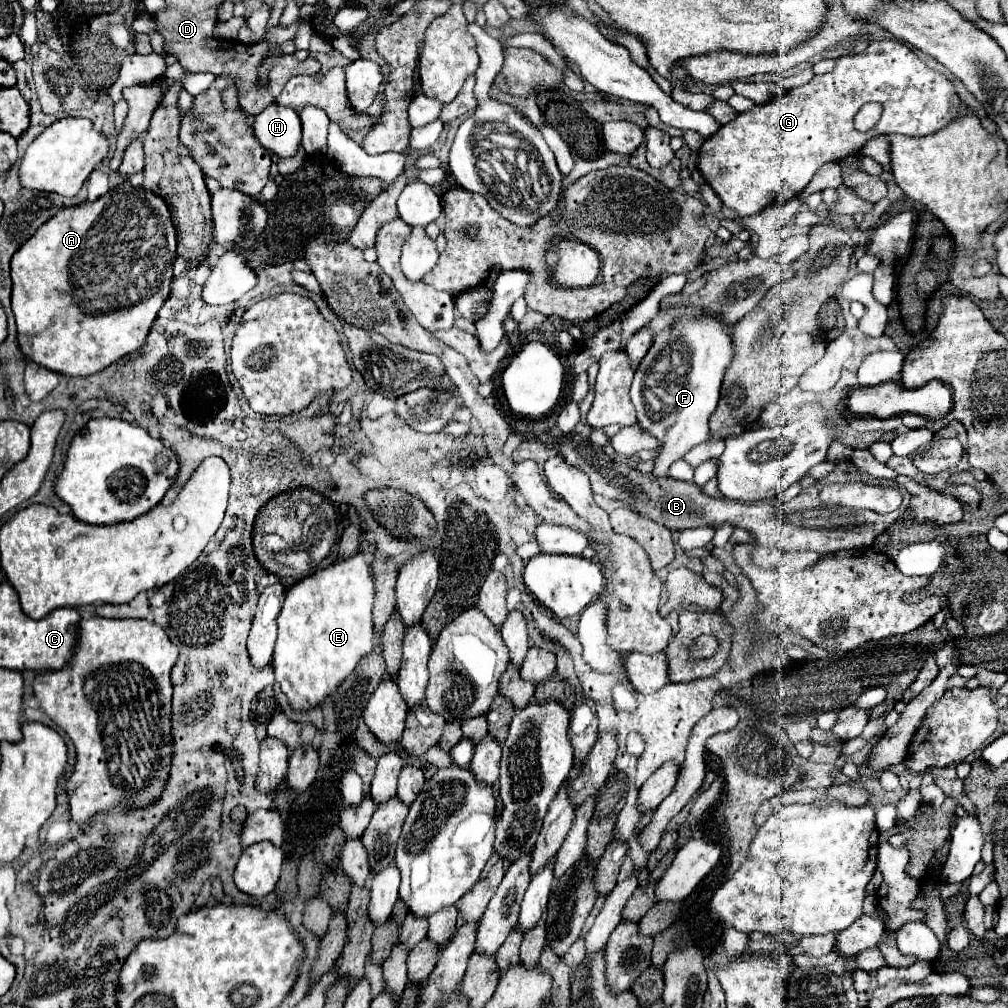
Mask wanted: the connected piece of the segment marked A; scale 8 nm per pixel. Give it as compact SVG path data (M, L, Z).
M123 183L123 187L111 189L97 201L85 201L83 205L65 207L65 209L61 209L61 213L55 213L55 217L51 217L51 221L43 223L37 229L37 233L15 251L15 255L11 259L11 279L13 279L11 305L13 305L15 321L17 321L17 335L19 335L17 341L19 341L21 353L29 361L33 361L49 371L77 377L77 375L93 375L99 369L105 369L107 365L119 361L121 357L137 351L147 341L149 329L151 329L159 309L163 307L165 299L169 297L169 289L171 289L169 285L173 279L173 261L177 257L175 249L177 249L177 231L171 221L171 211L169 211L167 203L163 201L163 197L159 197L143 187L129 191L129 183Z

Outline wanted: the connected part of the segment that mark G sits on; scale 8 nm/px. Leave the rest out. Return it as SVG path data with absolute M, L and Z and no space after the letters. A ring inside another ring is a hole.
M877 39L861 53L845 53L839 57L837 67L823 75L813 77L811 83L797 87L765 105L755 105L753 109L737 115L731 123L723 125L715 135L705 139L697 155L697 169L703 175L705 183L719 195L725 207L739 213L741 219L751 217L767 209L769 205L785 203L797 197L819 171L821 165L831 161L841 161L847 155L857 153L871 137L875 135L929 135L939 131L951 121L959 109L959 97L953 85L929 65L925 65L907 45L895 39ZM877 101L883 105L883 115L871 131L857 131L853 127L853 117L857 111L869 103Z

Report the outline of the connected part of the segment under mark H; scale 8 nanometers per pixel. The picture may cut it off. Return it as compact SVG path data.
M275 101L253 115L253 129L259 143L279 157L295 155L301 143L301 121L295 109Z

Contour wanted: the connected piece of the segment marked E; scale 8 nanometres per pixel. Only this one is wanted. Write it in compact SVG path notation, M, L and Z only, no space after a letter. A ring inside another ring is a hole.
M363 551L337 559L323 571L317 571L287 589L277 619L279 635L273 653L273 669L275 679L293 709L303 711L321 705L323 699L335 693L345 677L357 667L361 657L371 653L373 599L373 573Z

